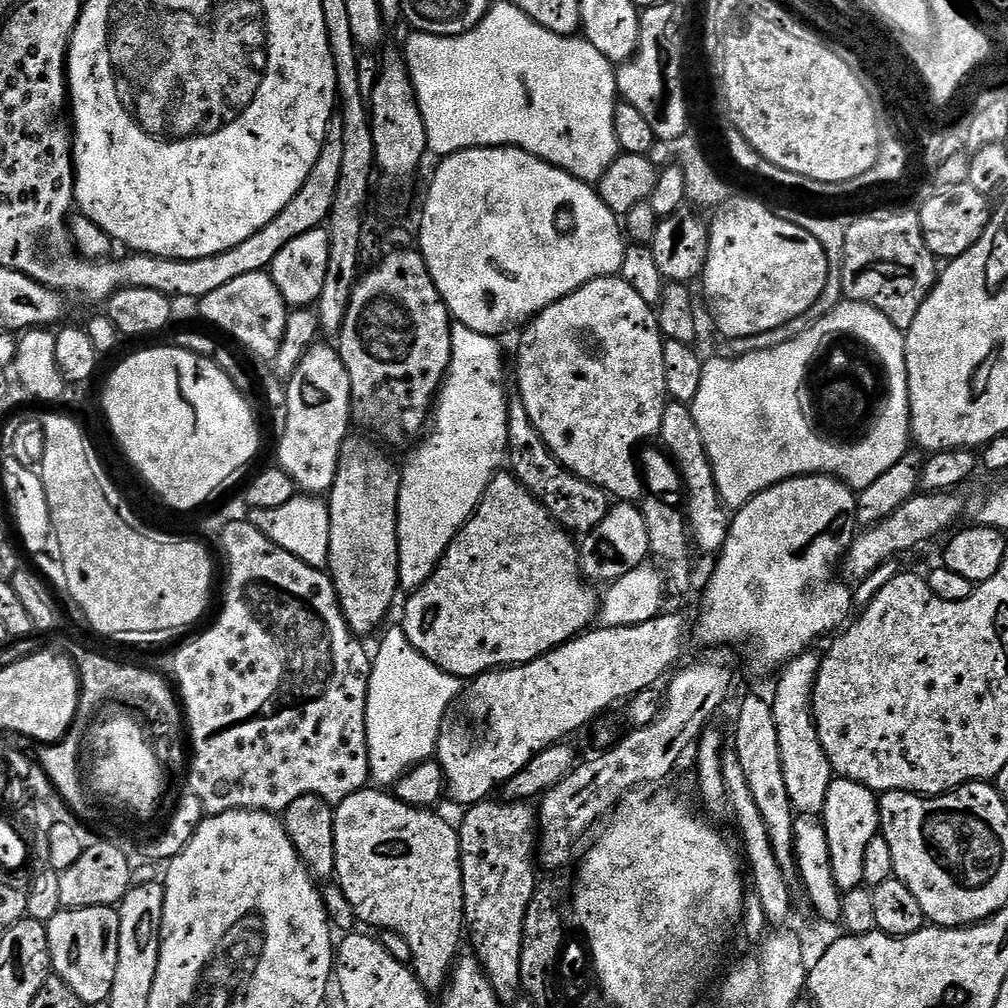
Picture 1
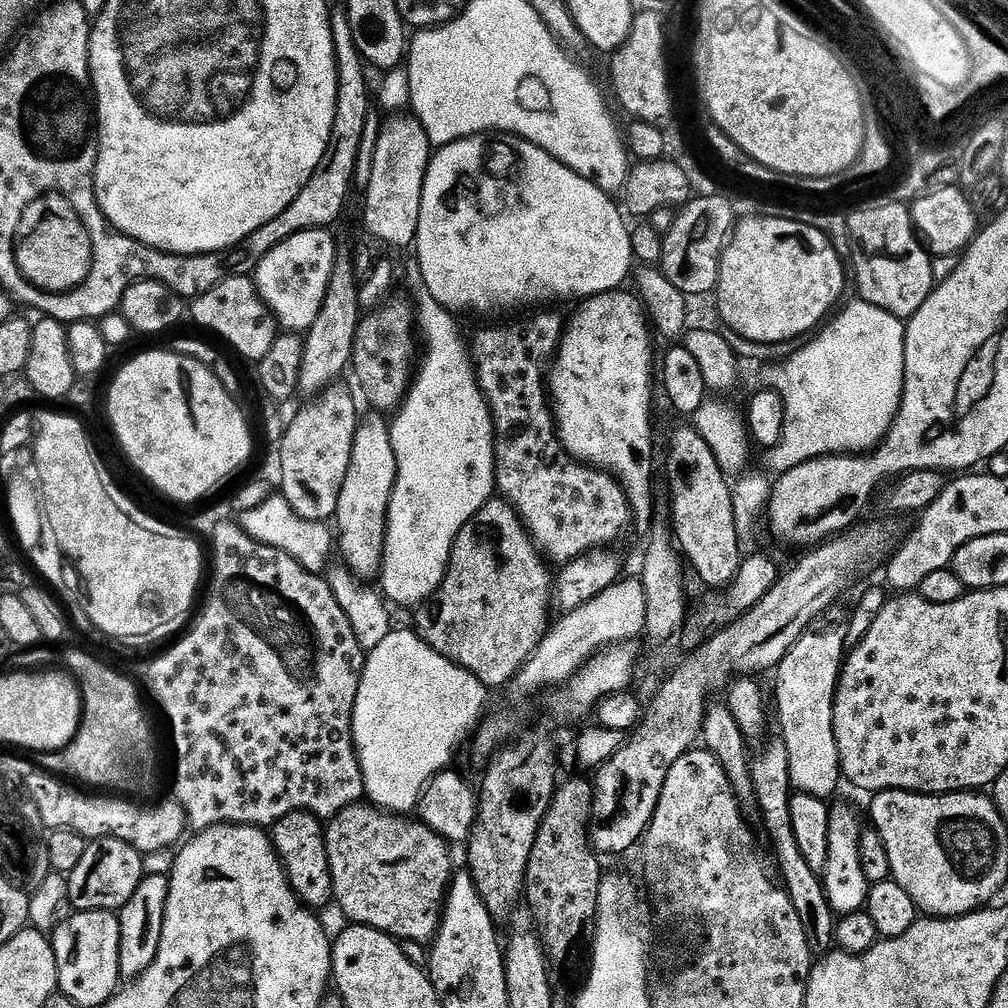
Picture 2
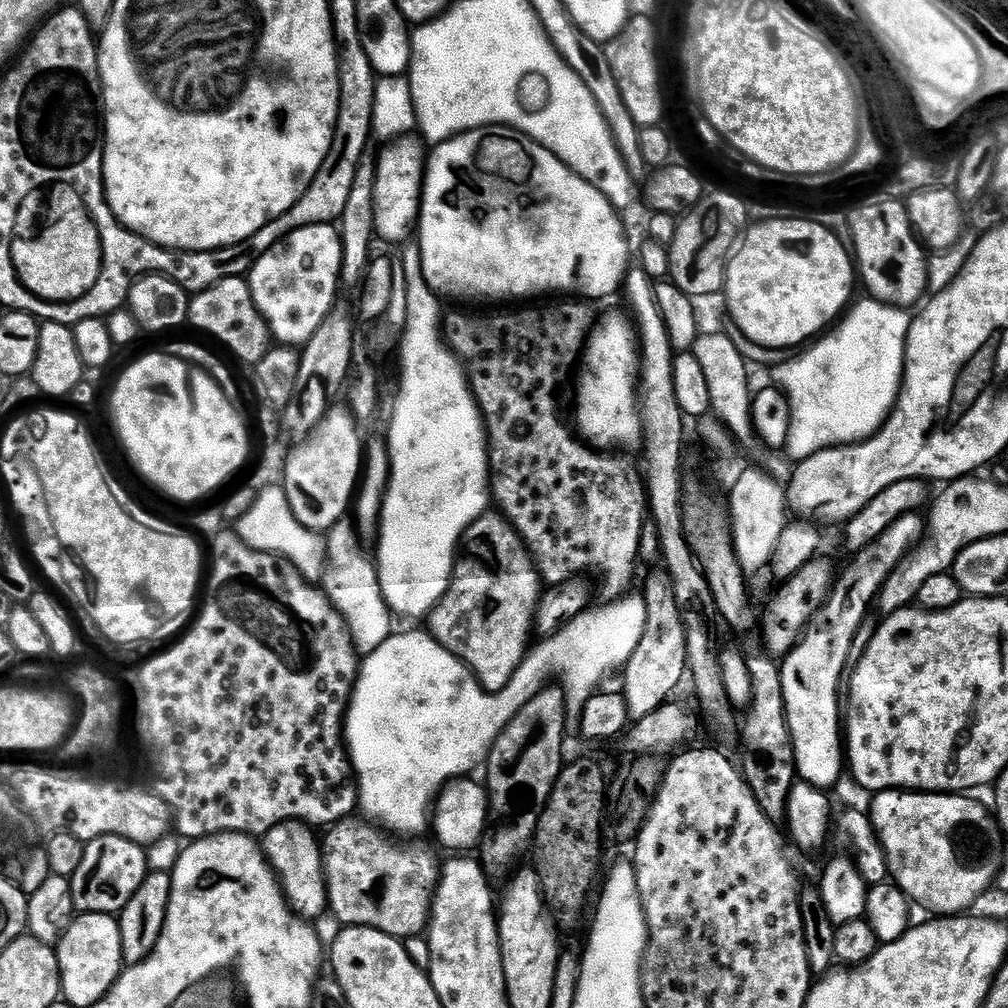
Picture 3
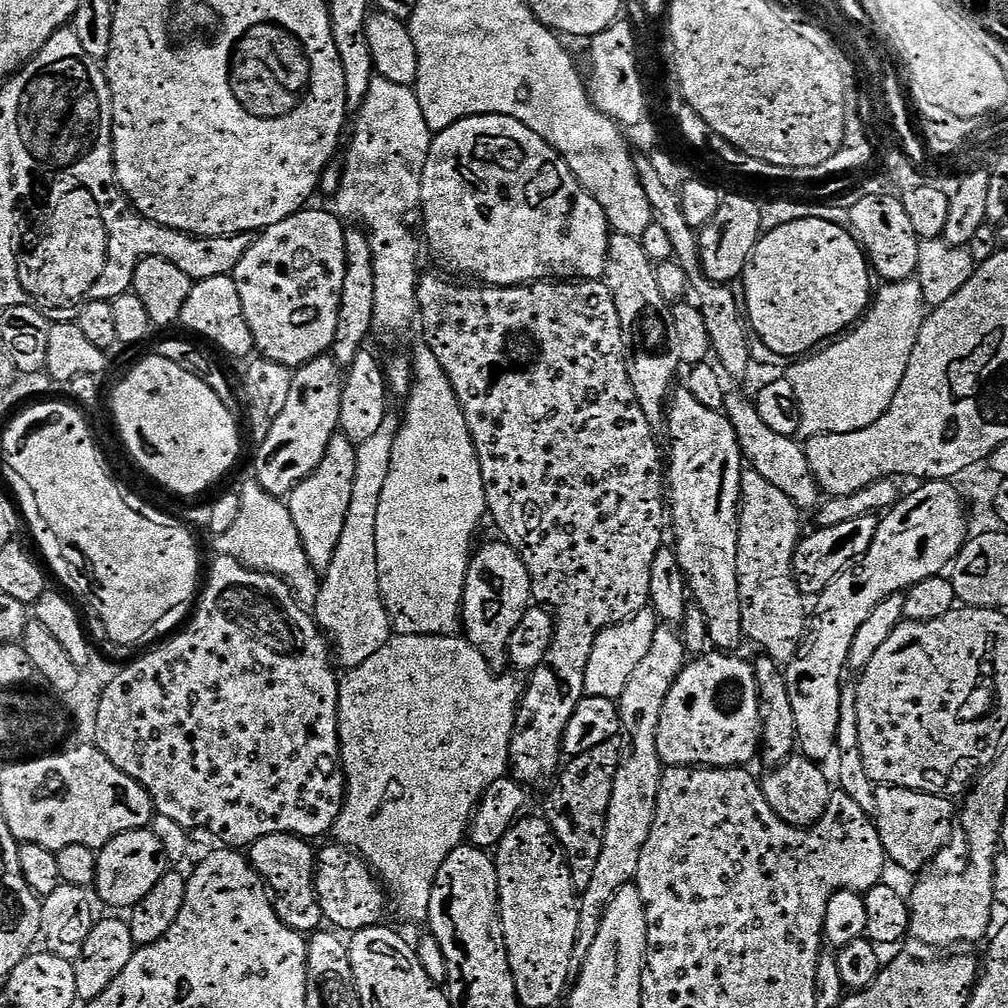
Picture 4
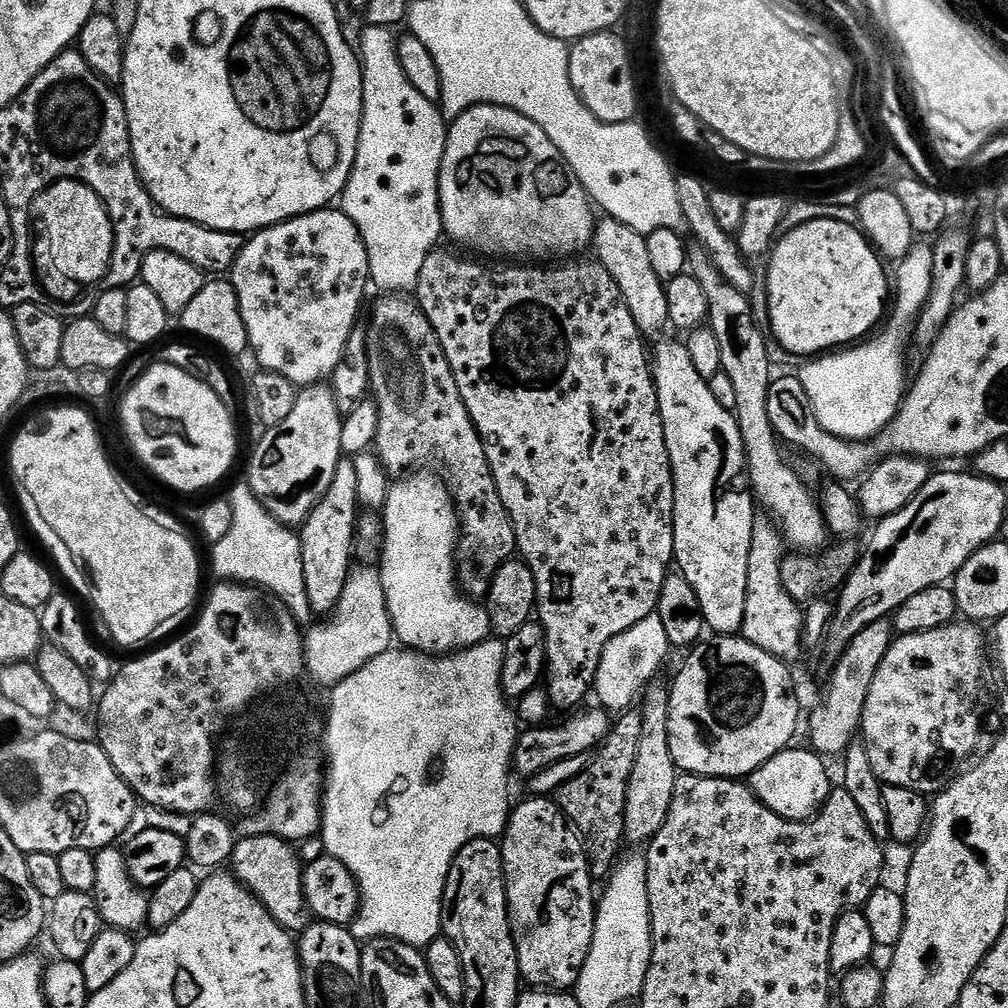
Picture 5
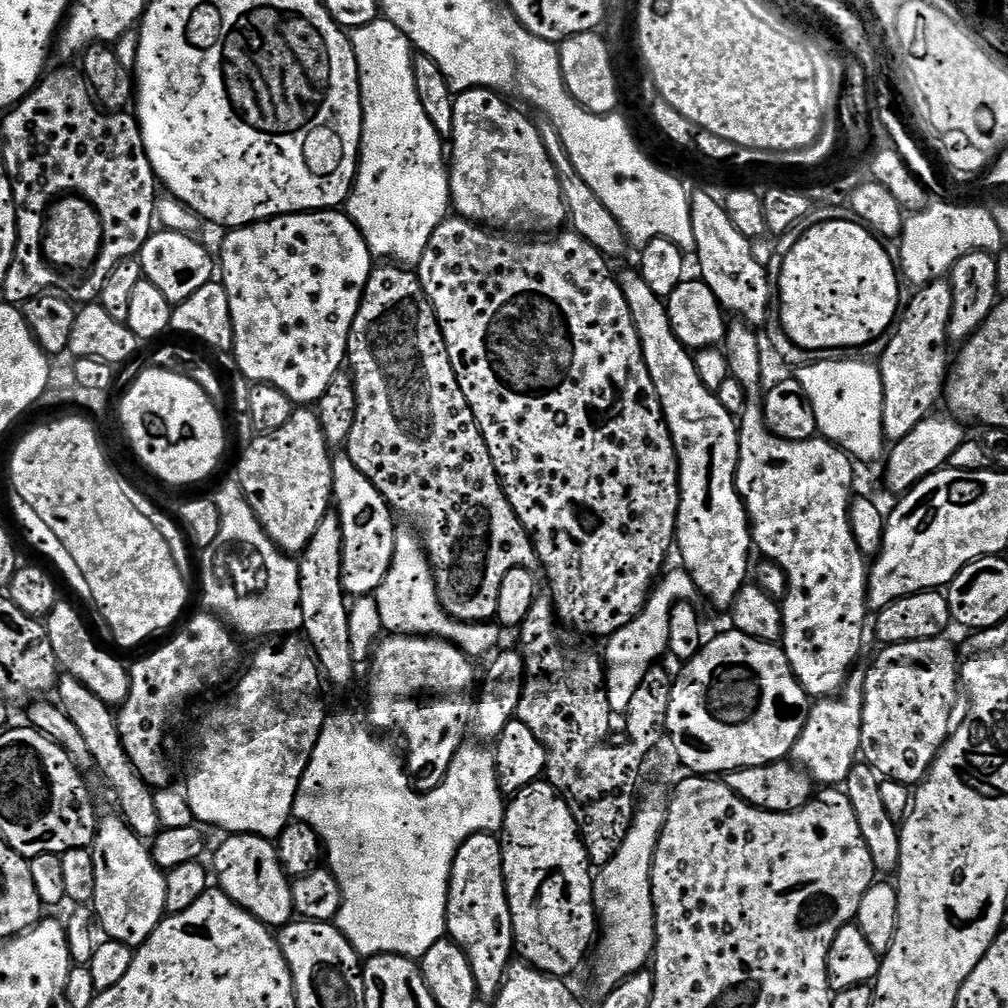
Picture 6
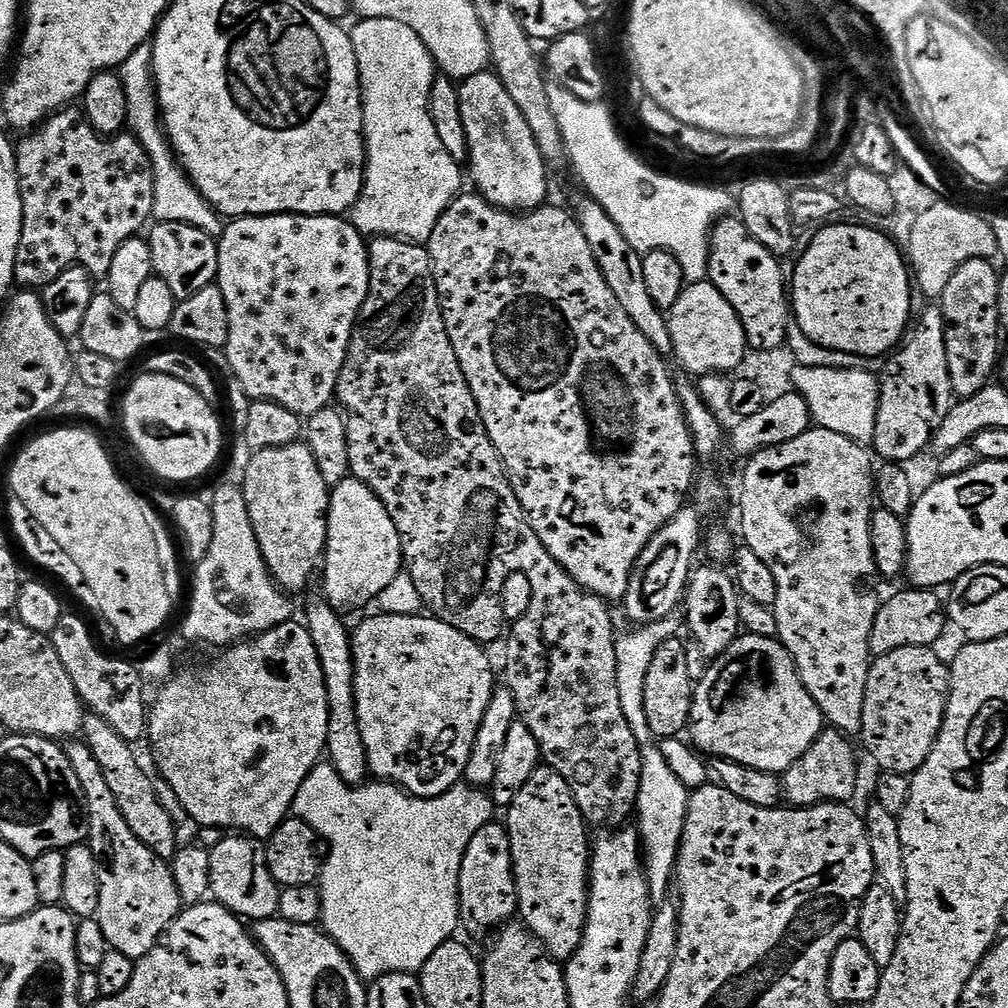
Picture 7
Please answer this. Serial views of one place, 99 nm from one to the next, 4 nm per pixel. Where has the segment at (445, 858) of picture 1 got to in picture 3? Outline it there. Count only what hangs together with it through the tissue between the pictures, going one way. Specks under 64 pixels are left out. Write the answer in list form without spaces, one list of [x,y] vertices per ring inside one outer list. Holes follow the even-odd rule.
[[[349,818],[331,825],[327,829],[328,837],[323,837],[322,851],[325,855],[324,870],[328,878],[331,915],[336,915],[341,920],[341,925],[373,928],[397,938],[421,935],[430,924],[432,901],[436,898],[441,865],[436,865],[436,860],[430,853],[423,852],[420,848],[399,848],[387,840],[389,837],[379,827],[368,822],[363,823],[359,824],[356,818]]]

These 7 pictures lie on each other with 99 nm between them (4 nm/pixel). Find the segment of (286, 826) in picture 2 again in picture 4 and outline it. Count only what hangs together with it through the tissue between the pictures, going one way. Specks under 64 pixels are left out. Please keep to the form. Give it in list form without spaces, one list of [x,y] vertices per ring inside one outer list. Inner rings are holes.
[[[279,832],[266,838],[258,838],[258,842],[251,844],[246,852],[252,869],[258,873],[274,897],[278,918],[282,918],[282,922],[290,926],[290,930],[301,934],[311,934],[325,923],[316,898],[318,856],[308,844],[311,843],[305,837]]]

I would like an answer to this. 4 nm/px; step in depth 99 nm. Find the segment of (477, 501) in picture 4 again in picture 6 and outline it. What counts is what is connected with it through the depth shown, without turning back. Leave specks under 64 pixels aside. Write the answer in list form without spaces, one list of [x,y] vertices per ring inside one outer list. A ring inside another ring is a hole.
[[[401,527],[395,533],[393,561],[390,562],[389,572],[374,593],[383,631],[397,636],[427,636],[446,640],[464,651],[469,658],[487,657],[495,653],[501,647],[501,625],[496,622],[467,624],[446,614],[446,610],[440,605],[436,574],[428,560],[428,553],[424,550],[423,539],[411,527],[408,528]]]

